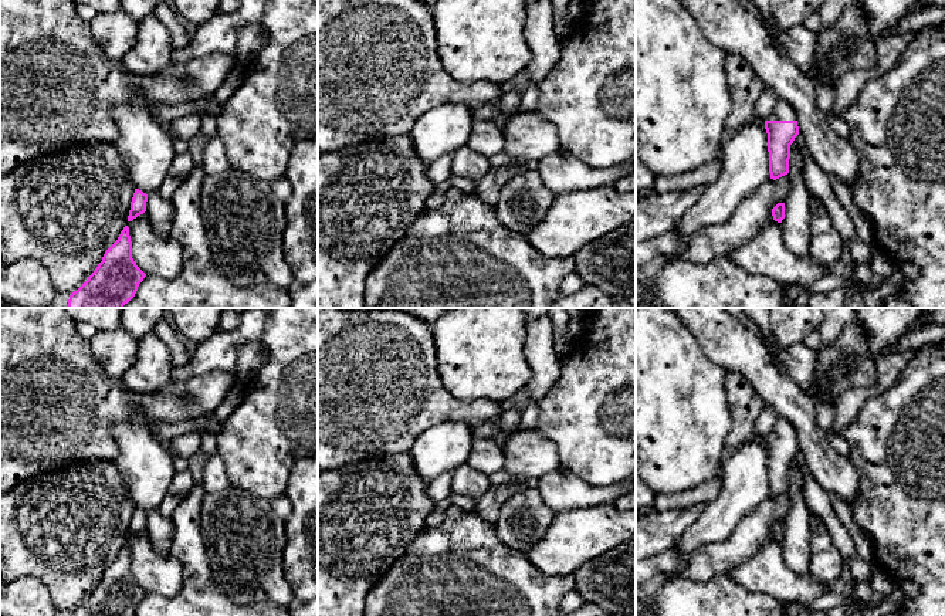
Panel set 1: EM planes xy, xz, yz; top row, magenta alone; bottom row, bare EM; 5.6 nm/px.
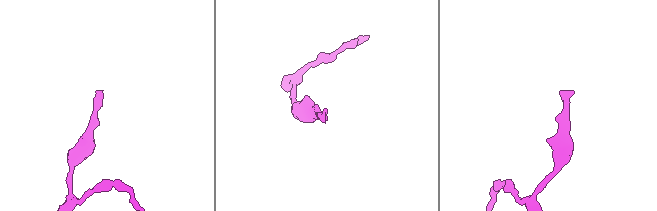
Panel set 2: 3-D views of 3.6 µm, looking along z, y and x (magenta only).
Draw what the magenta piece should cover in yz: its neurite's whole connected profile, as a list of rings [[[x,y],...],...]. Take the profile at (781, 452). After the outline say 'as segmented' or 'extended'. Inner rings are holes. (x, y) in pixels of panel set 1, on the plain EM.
[[[778,416],[770,433],[765,439],[768,451],[769,491],[776,498],[789,491],[790,463],[799,453],[793,424]]]; extended

